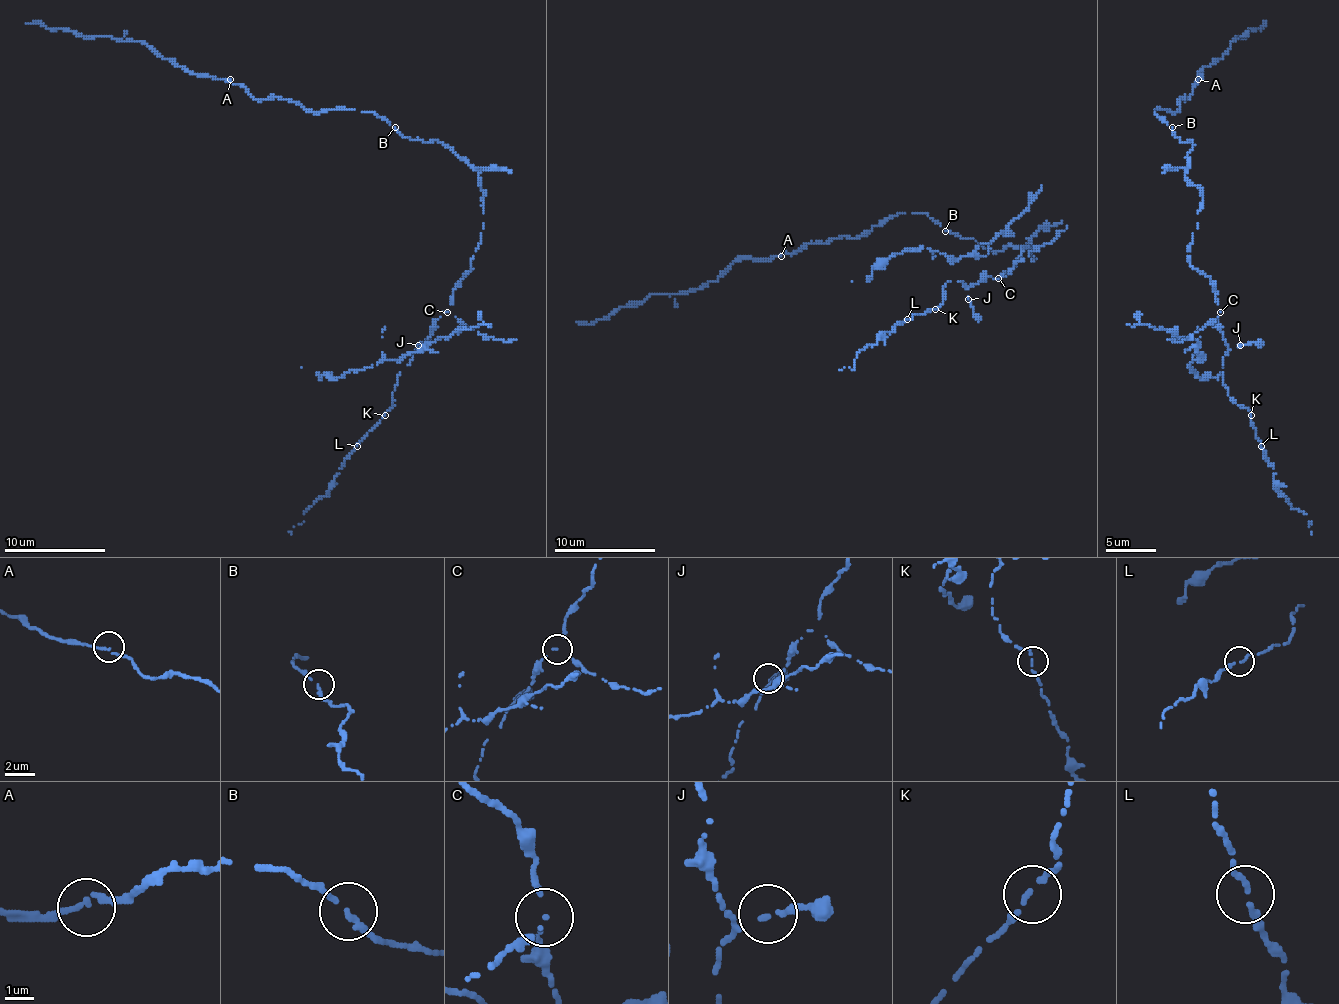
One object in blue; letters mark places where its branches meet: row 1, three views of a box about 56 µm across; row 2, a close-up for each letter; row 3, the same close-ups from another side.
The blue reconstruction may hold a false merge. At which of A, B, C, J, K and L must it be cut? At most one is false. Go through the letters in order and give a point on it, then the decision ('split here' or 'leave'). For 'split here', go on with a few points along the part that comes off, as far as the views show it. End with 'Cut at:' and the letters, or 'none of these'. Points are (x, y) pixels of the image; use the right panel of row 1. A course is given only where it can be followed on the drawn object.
A: at (1198, 79); leave
B: at (1172, 127); leave
C: at (1220, 312); split here
J: at (1240, 345); leave
K: at (1251, 415); leave
L: at (1261, 446); leave
Cut at: C

